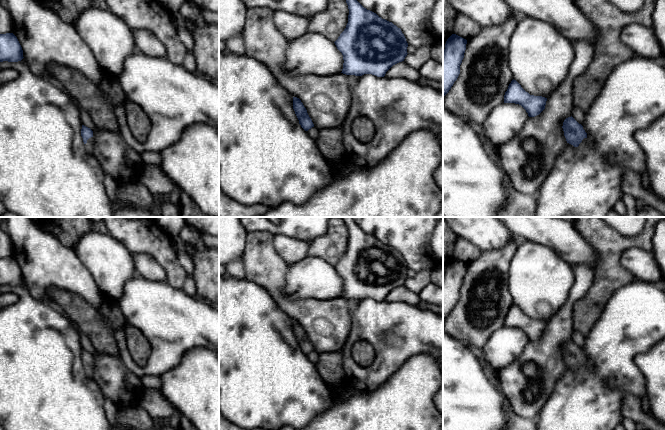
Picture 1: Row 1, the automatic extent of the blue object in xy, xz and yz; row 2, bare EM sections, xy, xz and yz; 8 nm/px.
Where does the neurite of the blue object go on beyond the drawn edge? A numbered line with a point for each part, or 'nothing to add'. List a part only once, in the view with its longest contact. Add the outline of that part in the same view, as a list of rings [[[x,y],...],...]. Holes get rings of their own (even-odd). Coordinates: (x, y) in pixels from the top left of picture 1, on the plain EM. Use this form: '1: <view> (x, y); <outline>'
1: xy (89, 370); [[[93,361],[87,364],[87,367],[84,370],[84,374],[90,379],[90,381],[92,380],[94,374]]]

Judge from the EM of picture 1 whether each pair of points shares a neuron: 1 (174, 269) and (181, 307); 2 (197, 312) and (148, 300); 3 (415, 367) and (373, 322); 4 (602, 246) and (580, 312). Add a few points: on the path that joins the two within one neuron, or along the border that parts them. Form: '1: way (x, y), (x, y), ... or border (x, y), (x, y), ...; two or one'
1: border (165, 281), (173, 287), (181, 289); two
2: way (185, 312), (160, 312); one
3: border (431, 354), (415, 354), (411, 356), (391, 375); two
4: way (605, 262), (605, 284), (596, 296); one

